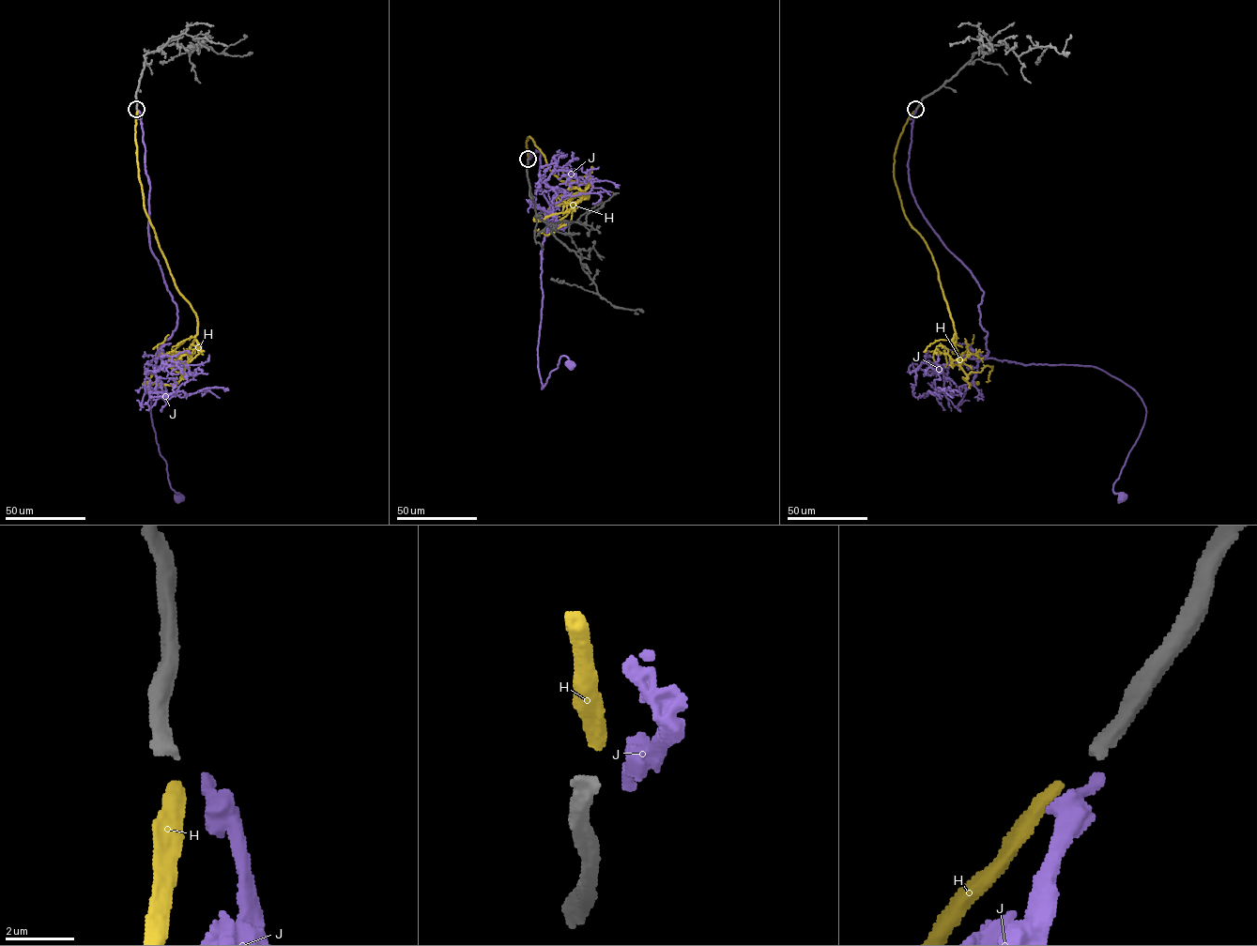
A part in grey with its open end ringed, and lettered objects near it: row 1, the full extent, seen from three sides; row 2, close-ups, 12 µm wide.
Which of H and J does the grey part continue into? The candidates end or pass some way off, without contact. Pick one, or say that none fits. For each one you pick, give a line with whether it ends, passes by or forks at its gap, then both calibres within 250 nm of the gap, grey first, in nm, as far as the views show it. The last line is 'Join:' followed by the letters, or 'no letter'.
H: it ends | 440/400 nm
Join: H

